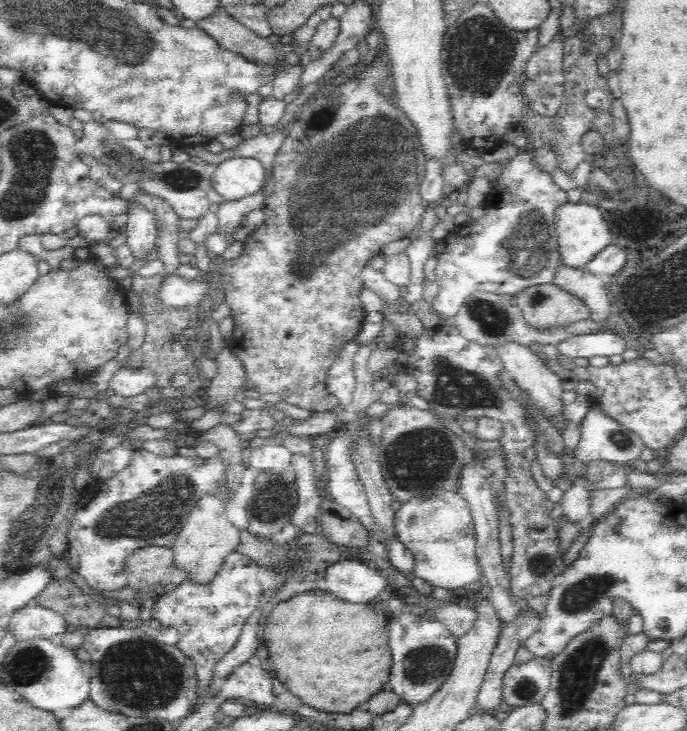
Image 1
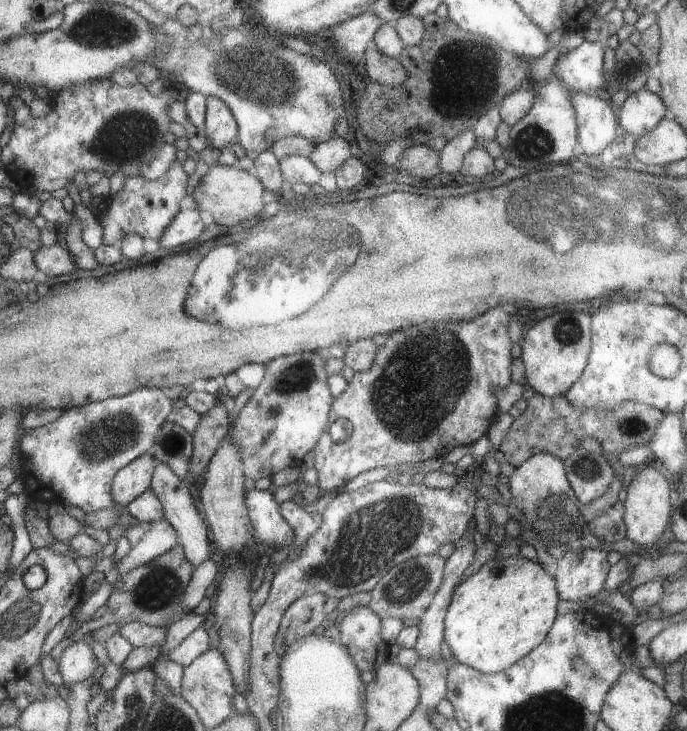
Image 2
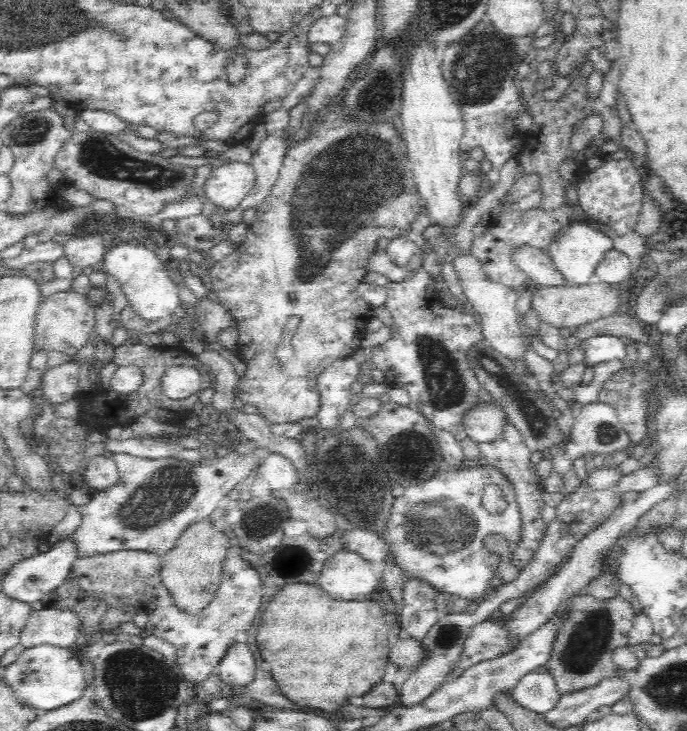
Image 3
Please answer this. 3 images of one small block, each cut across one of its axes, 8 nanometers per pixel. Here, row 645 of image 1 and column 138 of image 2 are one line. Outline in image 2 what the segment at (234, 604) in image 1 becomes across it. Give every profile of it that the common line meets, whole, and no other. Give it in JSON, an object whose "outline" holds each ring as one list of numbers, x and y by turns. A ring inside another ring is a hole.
{"outline":[[175,162,161,178,147,180,141,176,125,176,123,188,117,194,109,194,105,198,105,208,101,214,97,214,97,222,103,230,103,244,115,246,129,234,139,234,145,240,163,240,169,226,175,222,175,218,183,212,179,200,187,196,187,182,189,176,183,170,181,162]]}

